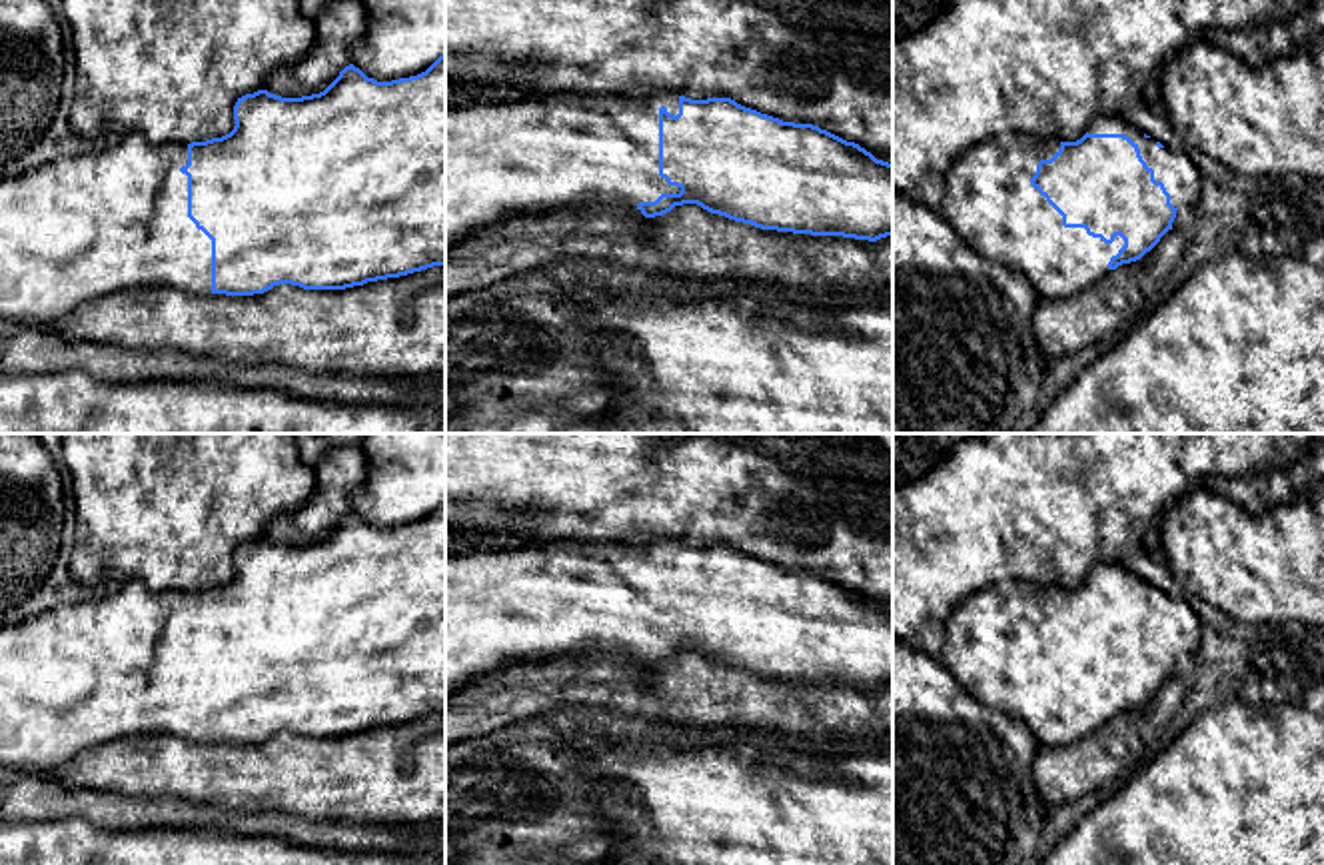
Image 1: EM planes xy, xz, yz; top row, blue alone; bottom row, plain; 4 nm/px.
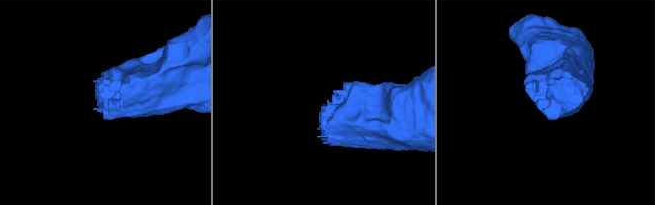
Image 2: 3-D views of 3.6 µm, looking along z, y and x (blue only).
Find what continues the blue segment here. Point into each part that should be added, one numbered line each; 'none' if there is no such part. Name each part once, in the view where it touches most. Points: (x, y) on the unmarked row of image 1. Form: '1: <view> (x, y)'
1: yz (989, 648)

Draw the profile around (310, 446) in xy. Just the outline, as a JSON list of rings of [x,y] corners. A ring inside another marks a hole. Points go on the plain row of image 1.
[[[294,433],[294,439],[300,459],[314,467],[324,453],[335,447],[361,447],[363,435],[365,433]]]

